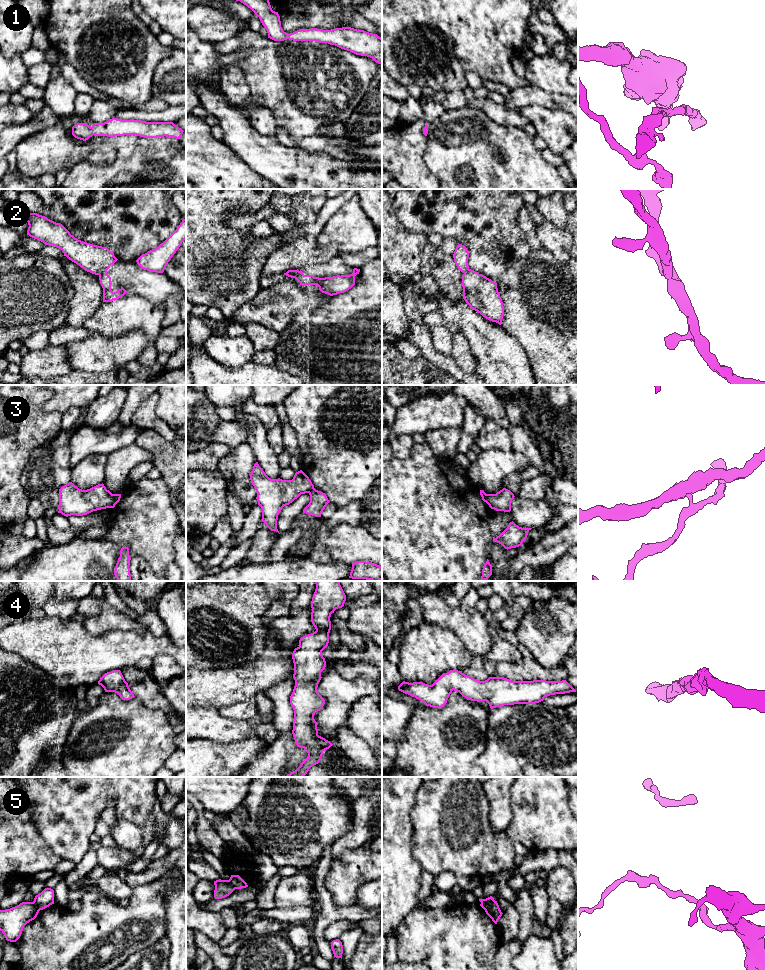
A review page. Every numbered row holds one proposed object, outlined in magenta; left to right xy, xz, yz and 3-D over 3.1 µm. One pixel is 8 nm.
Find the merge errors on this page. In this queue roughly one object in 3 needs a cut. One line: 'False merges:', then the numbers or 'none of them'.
False merges: 2, 3, 5

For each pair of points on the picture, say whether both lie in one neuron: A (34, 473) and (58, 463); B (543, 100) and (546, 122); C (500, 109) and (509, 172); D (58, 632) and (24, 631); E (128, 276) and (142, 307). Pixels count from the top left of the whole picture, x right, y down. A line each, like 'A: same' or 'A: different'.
A: same
B: different
C: different
D: same
E: different

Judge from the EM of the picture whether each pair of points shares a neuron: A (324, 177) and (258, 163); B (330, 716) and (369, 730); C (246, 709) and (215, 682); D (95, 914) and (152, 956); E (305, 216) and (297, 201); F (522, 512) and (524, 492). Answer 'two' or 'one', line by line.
A: one
B: two
C: two
D: two
E: one
F: two

